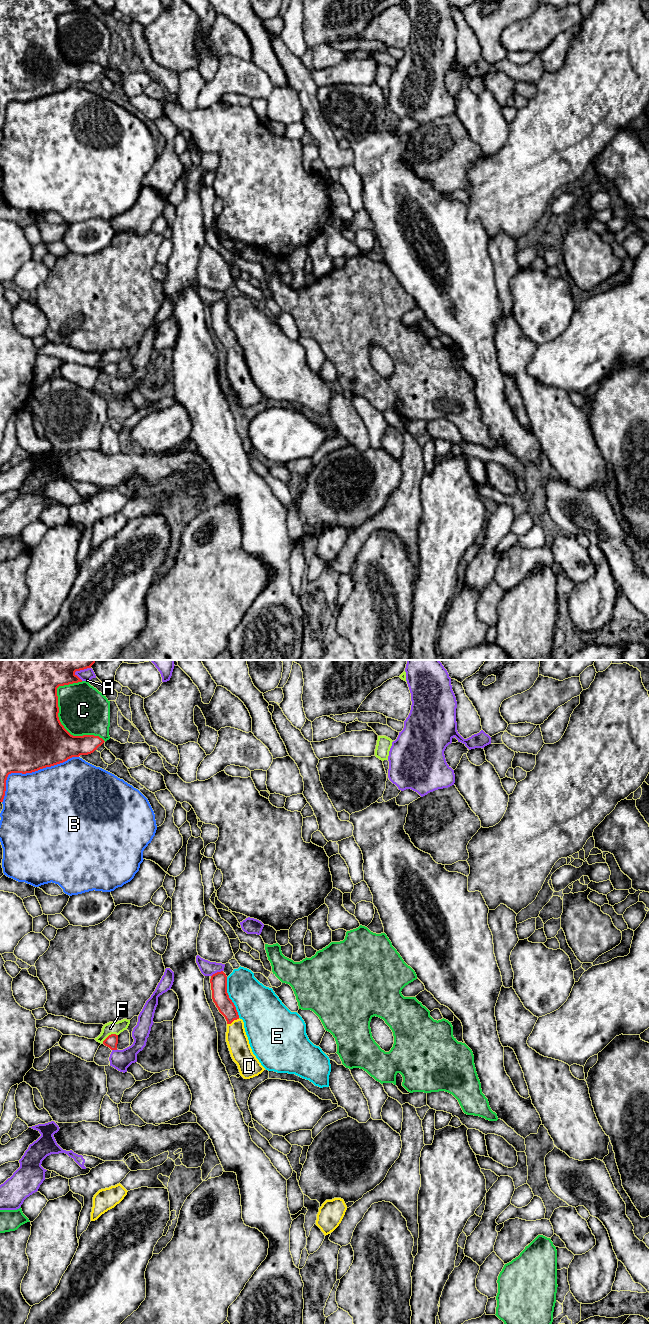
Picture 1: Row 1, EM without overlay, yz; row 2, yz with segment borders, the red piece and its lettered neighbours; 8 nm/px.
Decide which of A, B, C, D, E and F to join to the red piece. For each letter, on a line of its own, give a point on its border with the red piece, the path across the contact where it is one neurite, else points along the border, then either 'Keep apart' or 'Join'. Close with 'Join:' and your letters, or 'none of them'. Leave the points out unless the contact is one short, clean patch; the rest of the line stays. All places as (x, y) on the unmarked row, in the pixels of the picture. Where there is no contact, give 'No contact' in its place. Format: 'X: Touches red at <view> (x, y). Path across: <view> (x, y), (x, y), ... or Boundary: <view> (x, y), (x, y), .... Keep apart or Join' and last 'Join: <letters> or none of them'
A: Touches red at yz (216, 301). Keep apart
B: Touches red at yz (29, 100). Keep apart
C: Touches red at yz (63, 55). Keep apart
D: Touches red at yz (233, 348). Path across: yz (226, 335), (233, 348), (236, 366). Join
E: Touches red at yz (228, 325). Boundary: yz (226, 305), (226, 320), (239, 345). Keep apart
F: Touches red at yz (109, 363). Keep apart
Join: D

